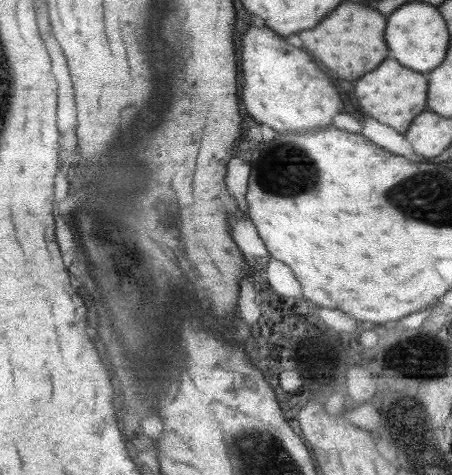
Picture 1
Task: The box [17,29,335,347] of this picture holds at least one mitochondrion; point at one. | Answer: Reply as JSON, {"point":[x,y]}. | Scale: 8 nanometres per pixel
{"point":[129,267]}

